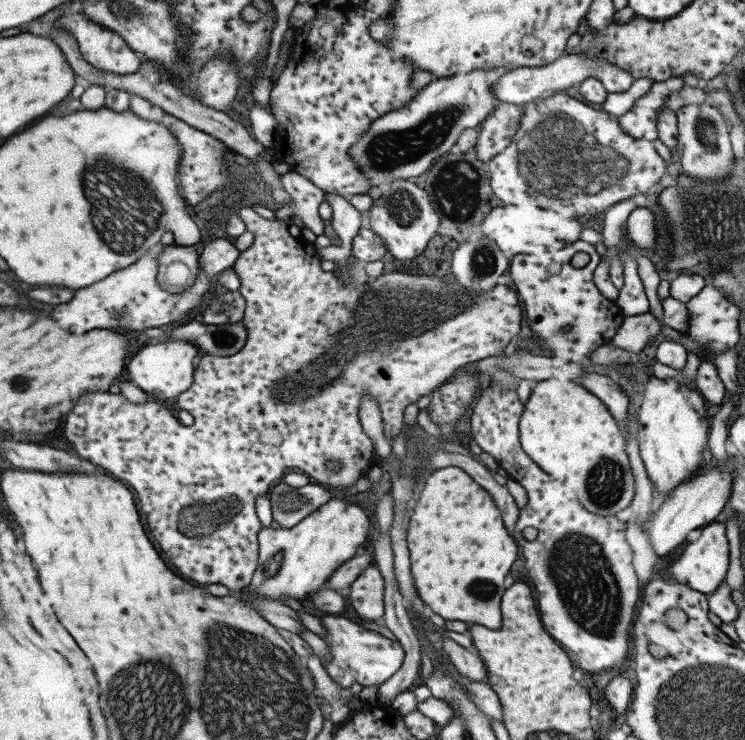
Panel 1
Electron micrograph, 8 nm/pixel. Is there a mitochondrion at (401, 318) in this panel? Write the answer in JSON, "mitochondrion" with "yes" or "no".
{"mitochondrion":"yes"}

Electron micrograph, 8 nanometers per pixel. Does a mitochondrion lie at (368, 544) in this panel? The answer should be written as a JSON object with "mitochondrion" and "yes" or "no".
{"mitochondrion":"no"}

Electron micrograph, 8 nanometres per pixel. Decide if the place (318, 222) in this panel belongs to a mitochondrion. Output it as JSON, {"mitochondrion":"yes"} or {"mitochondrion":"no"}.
{"mitochondrion":"no"}

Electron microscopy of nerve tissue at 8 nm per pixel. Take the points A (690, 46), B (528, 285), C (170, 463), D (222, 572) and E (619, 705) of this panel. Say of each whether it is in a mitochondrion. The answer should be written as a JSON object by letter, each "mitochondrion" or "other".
{"A":"mitochondrion","B":"other","C":"other","D":"other","E":"other"}

